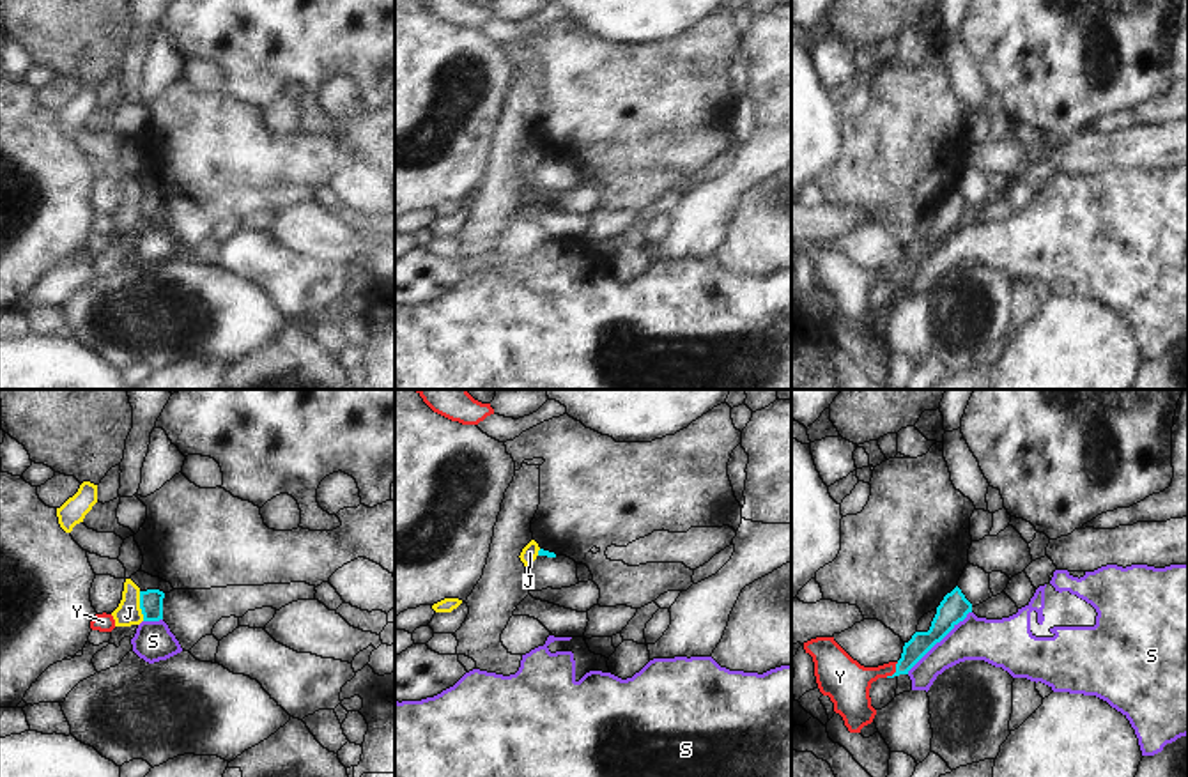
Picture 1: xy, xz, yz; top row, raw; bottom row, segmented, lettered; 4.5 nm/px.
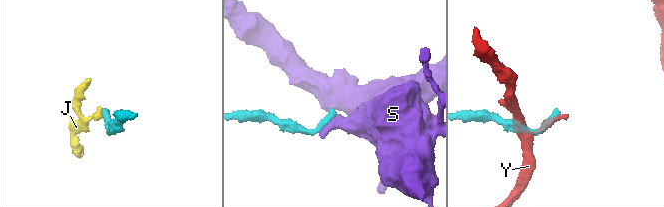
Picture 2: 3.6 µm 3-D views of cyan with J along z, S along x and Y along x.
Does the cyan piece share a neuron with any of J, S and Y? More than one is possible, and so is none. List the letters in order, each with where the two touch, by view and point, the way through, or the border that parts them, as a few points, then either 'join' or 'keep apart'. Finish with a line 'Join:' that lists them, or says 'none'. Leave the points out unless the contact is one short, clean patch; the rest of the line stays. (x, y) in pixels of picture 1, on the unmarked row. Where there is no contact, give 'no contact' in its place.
J: xy (140, 209) | along xy (138, 195), (138, 211), (144, 223) | keep apart
S: yz (939, 245) | along yz (971, 215), (907, 276) | keep apart
Y: yz (896, 275) | keep apart
Join: none

